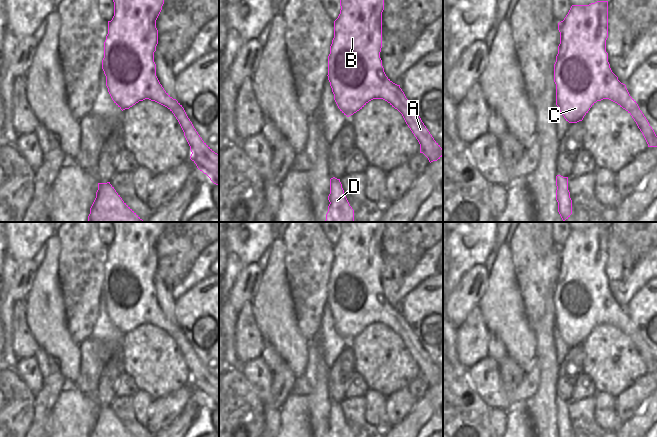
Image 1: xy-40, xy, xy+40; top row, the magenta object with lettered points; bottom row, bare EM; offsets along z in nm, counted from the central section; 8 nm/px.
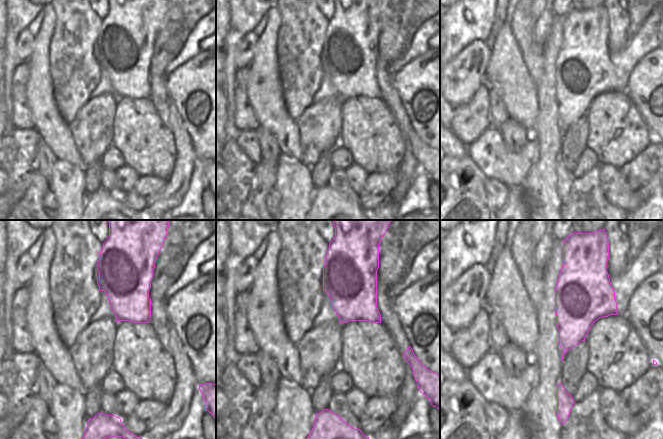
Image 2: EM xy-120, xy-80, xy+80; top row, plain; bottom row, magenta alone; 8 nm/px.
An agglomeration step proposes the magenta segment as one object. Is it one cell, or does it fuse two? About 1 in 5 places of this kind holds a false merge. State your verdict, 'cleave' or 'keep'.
keep

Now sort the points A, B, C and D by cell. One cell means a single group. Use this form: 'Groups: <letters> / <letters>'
Groups: A B C D.

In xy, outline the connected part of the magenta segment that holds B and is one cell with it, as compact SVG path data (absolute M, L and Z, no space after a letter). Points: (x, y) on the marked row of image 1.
M340 0L340 14L334 21L334 38L328 56L328 80L334 94L334 100L340 111L347 117L362 109L373 99L383 99L397 109L403 116L406 124L420 144L420 153L423 153L429 162L437 161L443 156L443 149L434 140L420 116L406 98L400 85L393 83L385 74L380 58L382 48L382 12L384 0Z

